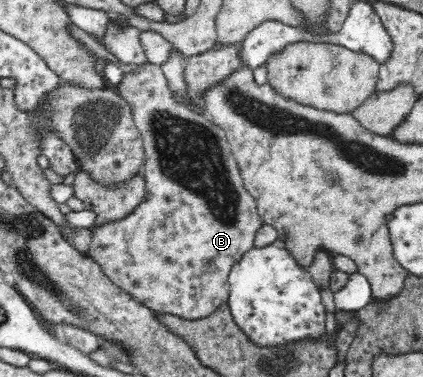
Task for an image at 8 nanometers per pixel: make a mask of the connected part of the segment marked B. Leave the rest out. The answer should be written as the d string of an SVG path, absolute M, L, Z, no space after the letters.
M145 63L139 65L140 69L126 73L117 81L117 85L111 85L111 88L120 97L121 101L128 106L132 120L136 125L136 131L142 137L142 145L144 146L144 155L141 159L139 167L145 174L147 180L147 193L144 201L141 202L129 215L123 216L121 219L103 220L94 226L92 232L91 247L85 254L89 256L102 270L103 273L125 293L134 297L138 302L146 305L151 311L157 315L177 316L181 319L189 321L197 321L211 315L220 305L228 303L230 297L230 285L228 284L228 275L231 268L241 259L241 256L254 246L254 237L257 229L262 223L261 216L251 194L244 187L244 181L235 158L232 156L225 134L218 127L204 117L193 113L182 100L175 95L169 88L168 81L163 76L160 67Z

